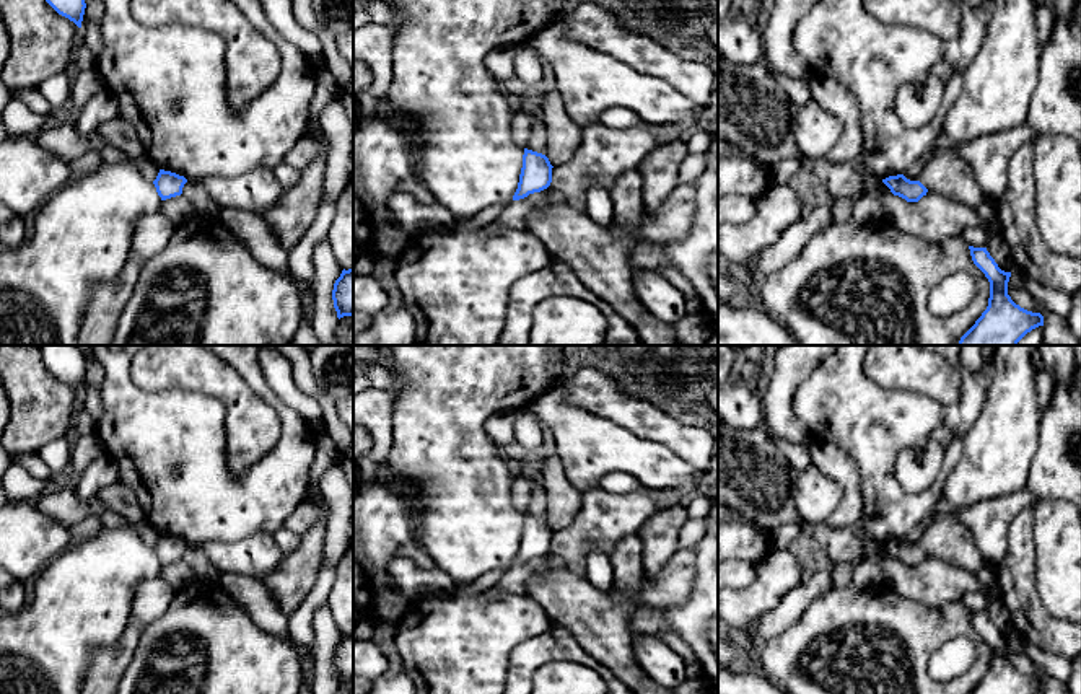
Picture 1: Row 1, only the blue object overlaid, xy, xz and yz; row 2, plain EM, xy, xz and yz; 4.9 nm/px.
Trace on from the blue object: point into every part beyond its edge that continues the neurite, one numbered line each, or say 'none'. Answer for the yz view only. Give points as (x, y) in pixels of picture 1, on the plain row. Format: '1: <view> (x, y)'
none

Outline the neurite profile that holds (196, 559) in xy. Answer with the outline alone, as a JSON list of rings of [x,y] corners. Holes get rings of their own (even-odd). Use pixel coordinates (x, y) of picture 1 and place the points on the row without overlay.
[[[187,546],[182,552],[182,560],[200,582],[218,582],[221,572],[208,560],[199,546]]]

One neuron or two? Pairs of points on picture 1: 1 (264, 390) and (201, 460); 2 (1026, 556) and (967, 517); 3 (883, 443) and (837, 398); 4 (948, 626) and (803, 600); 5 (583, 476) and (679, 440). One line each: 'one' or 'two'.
1: one
2: two
3: one
4: two
5: two

